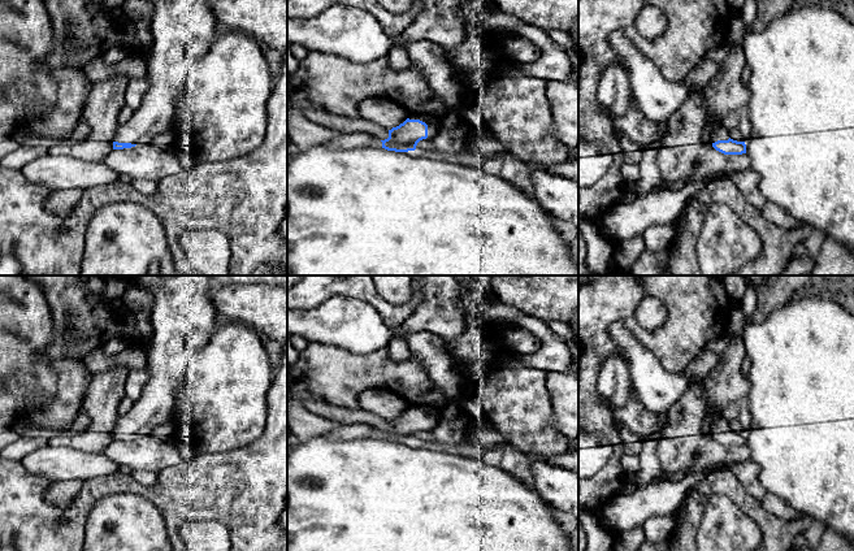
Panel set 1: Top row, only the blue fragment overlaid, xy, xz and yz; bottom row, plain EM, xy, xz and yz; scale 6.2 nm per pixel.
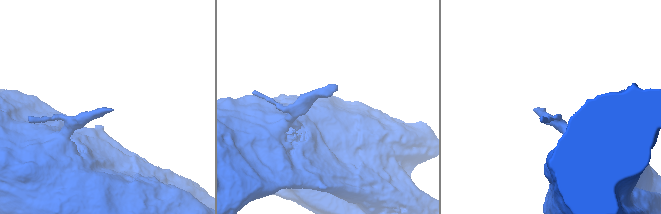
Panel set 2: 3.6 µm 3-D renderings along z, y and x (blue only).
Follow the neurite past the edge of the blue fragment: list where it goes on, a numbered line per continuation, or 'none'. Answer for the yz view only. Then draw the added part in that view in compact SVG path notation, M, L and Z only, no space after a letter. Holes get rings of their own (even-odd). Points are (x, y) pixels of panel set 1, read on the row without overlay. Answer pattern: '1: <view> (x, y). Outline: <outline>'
1: yz (719, 424). Outline: M716 417L711 424L710 435L718 431L728 431L729 429L731 429L729 421L727 421L723 417Z

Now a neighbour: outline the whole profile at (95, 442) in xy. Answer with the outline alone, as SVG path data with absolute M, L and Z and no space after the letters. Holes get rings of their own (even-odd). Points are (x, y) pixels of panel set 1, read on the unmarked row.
M83 431L71 437L56 435L48 439L48 446L69 446L87 452L104 452L104 448L113 441L114 431Z

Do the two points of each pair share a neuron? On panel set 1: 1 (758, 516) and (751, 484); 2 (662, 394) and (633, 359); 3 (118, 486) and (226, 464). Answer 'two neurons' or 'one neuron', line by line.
1: two neurons
2: one neuron
3: one neuron

